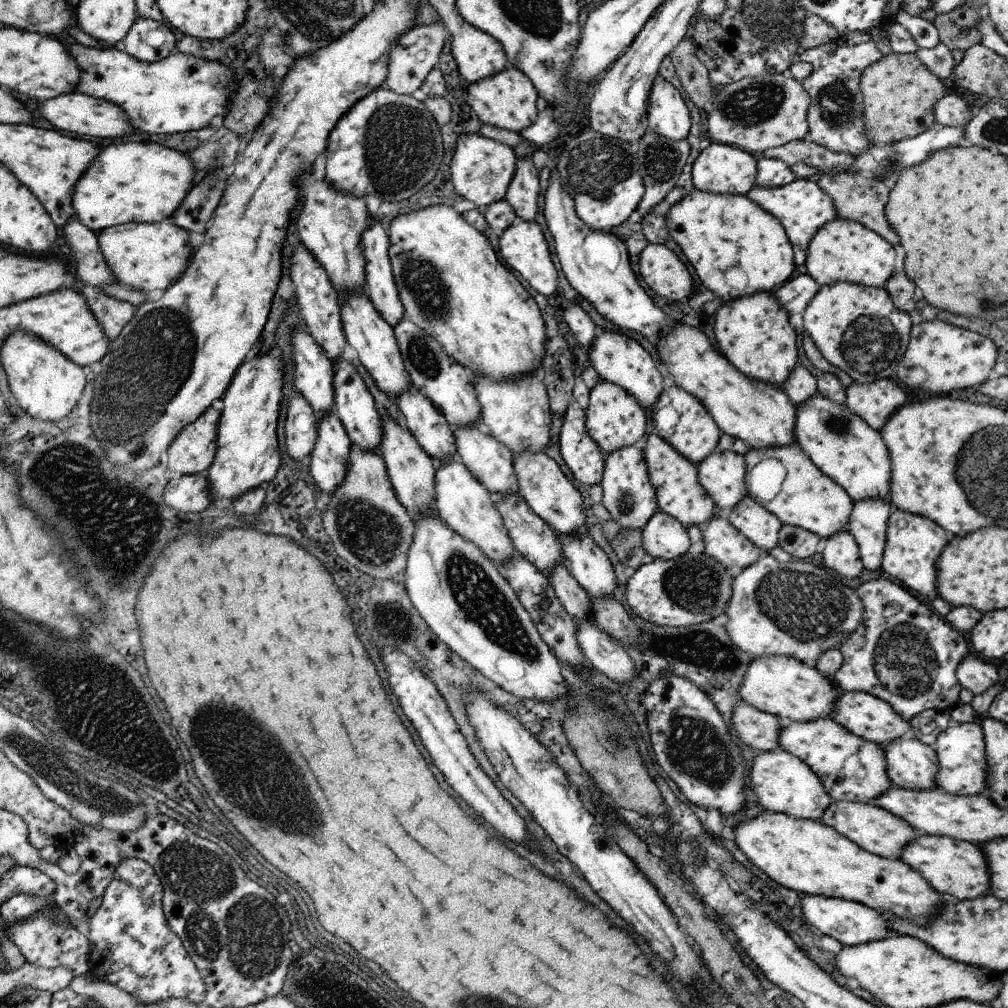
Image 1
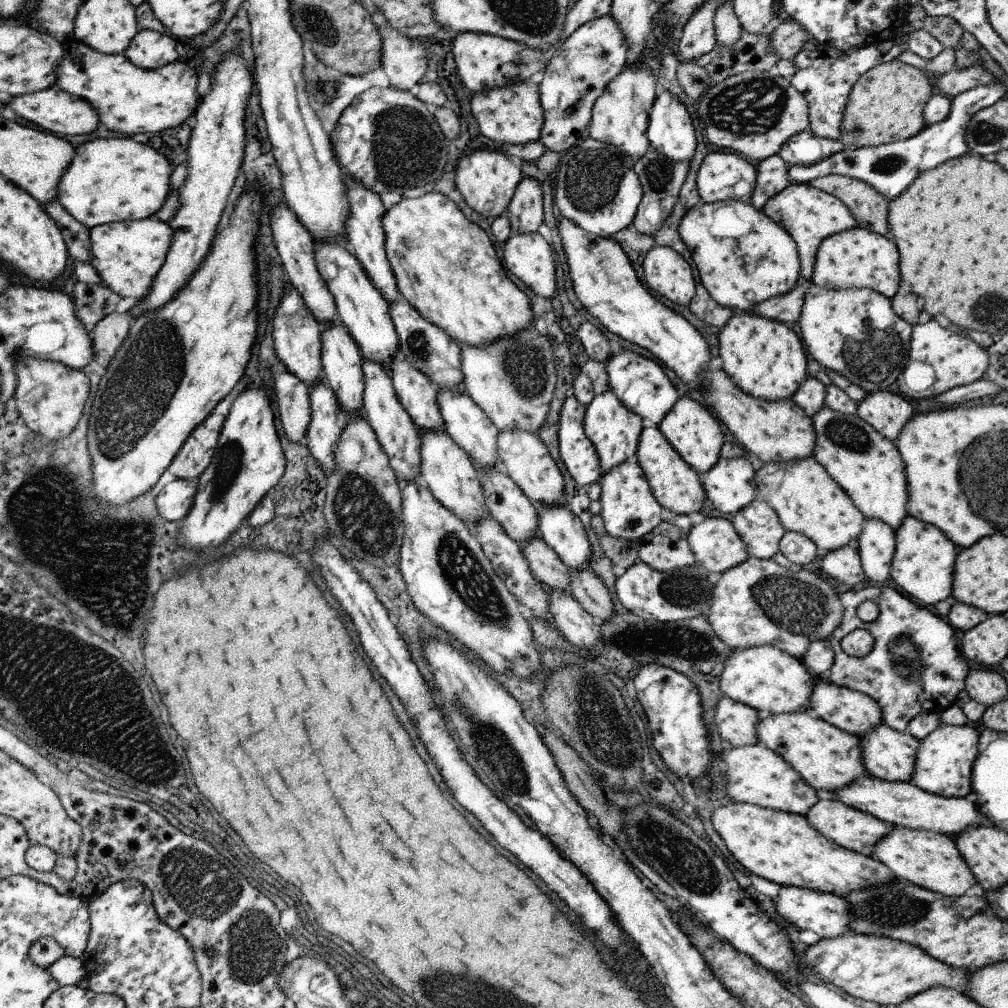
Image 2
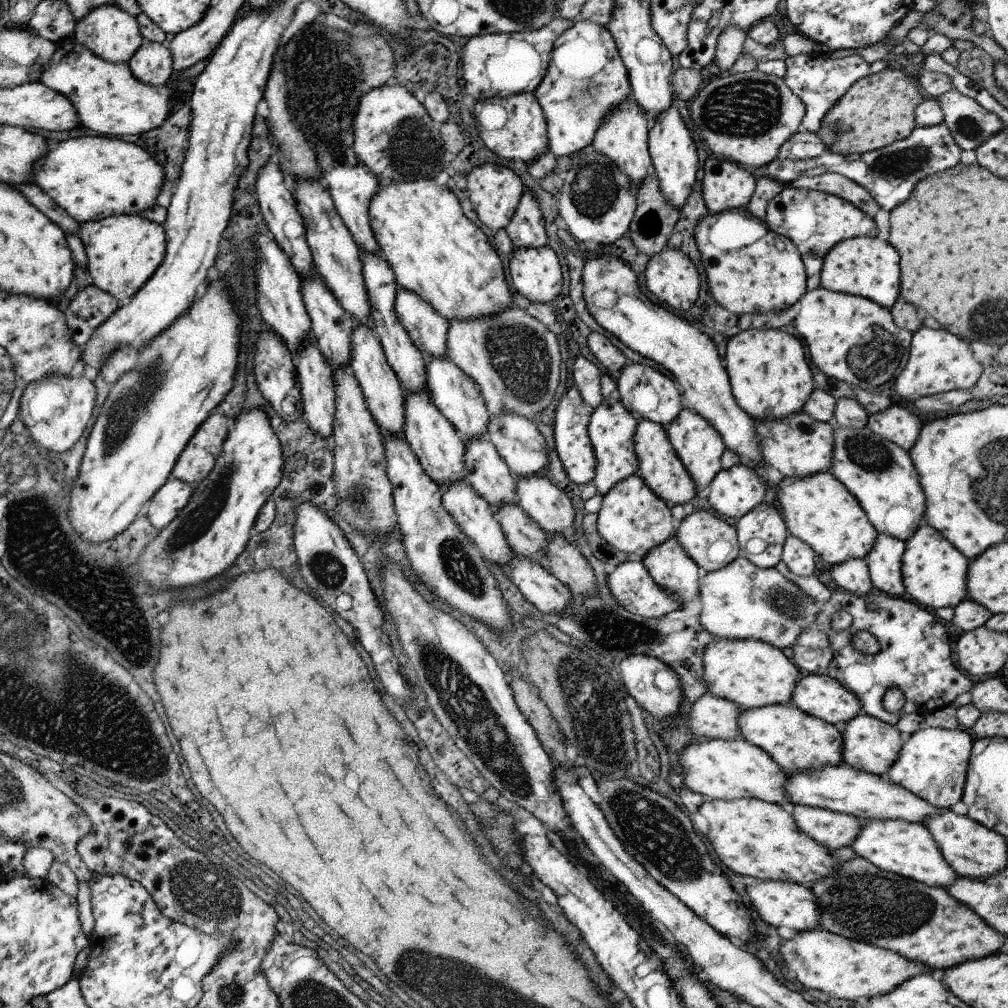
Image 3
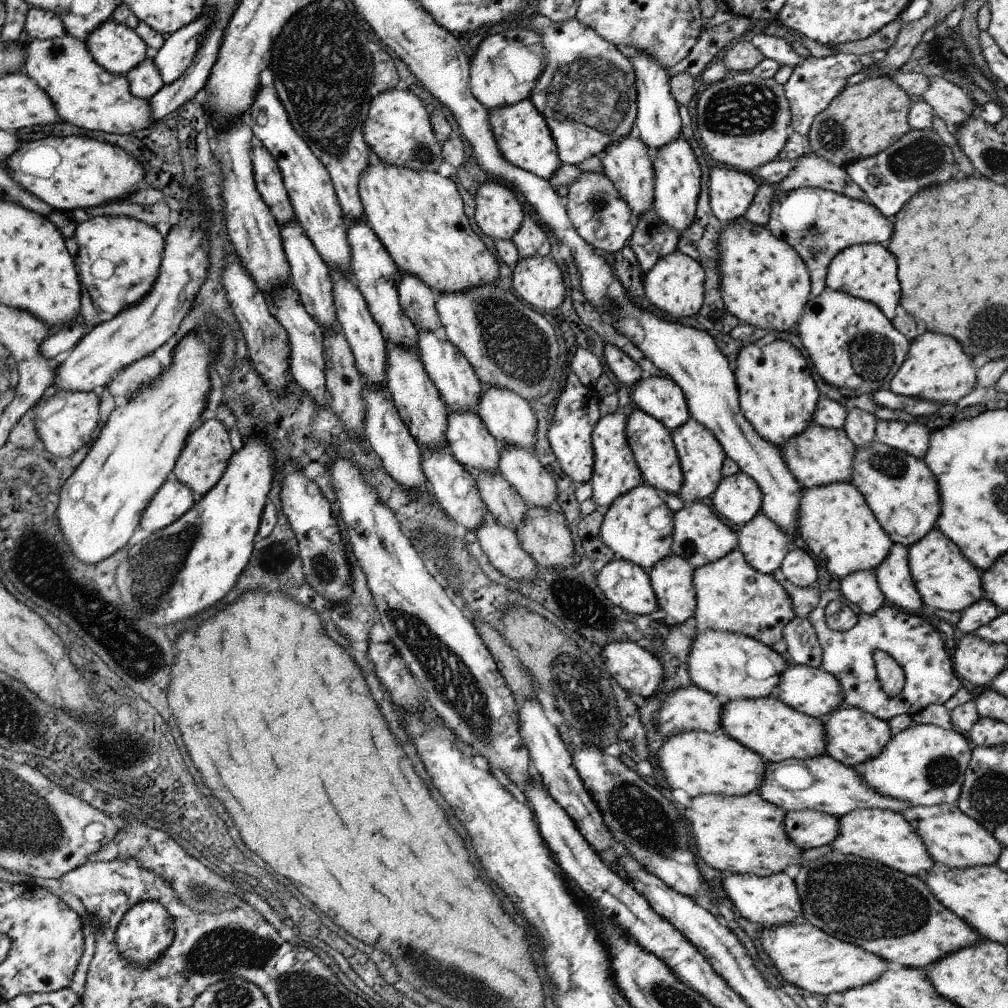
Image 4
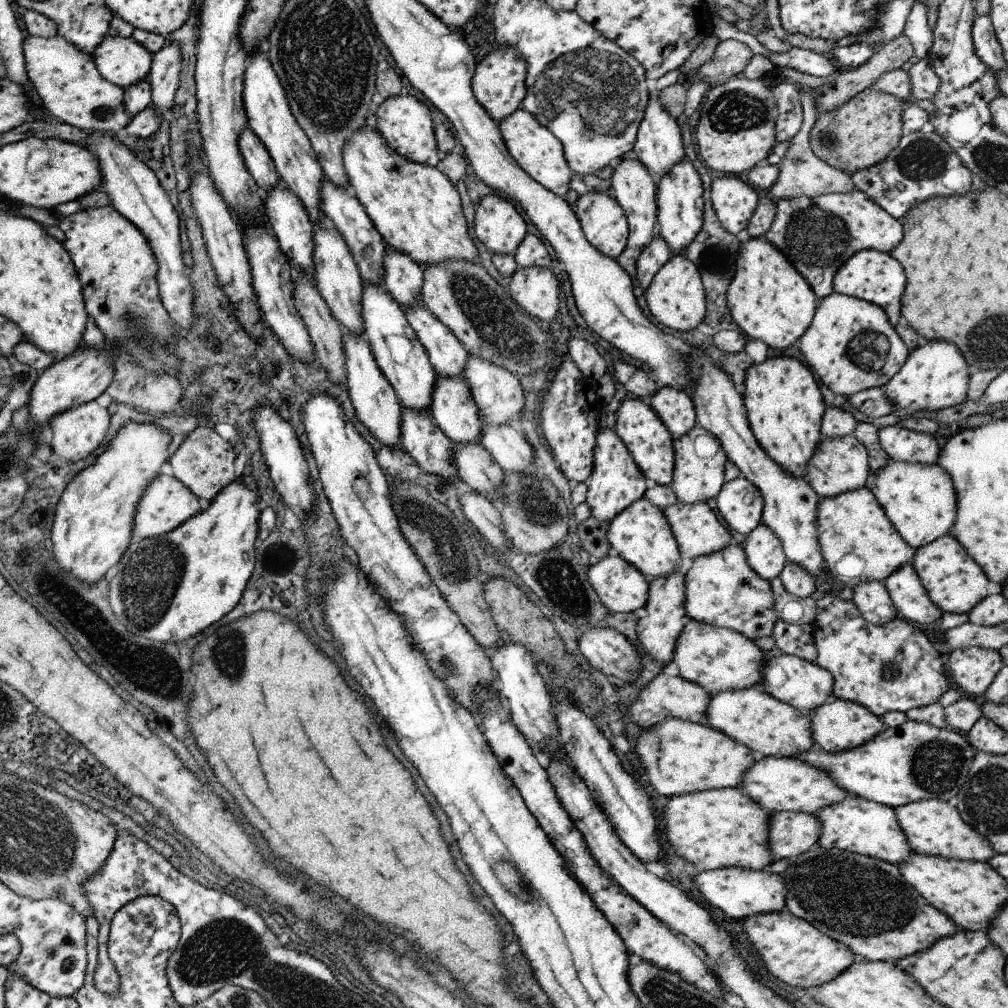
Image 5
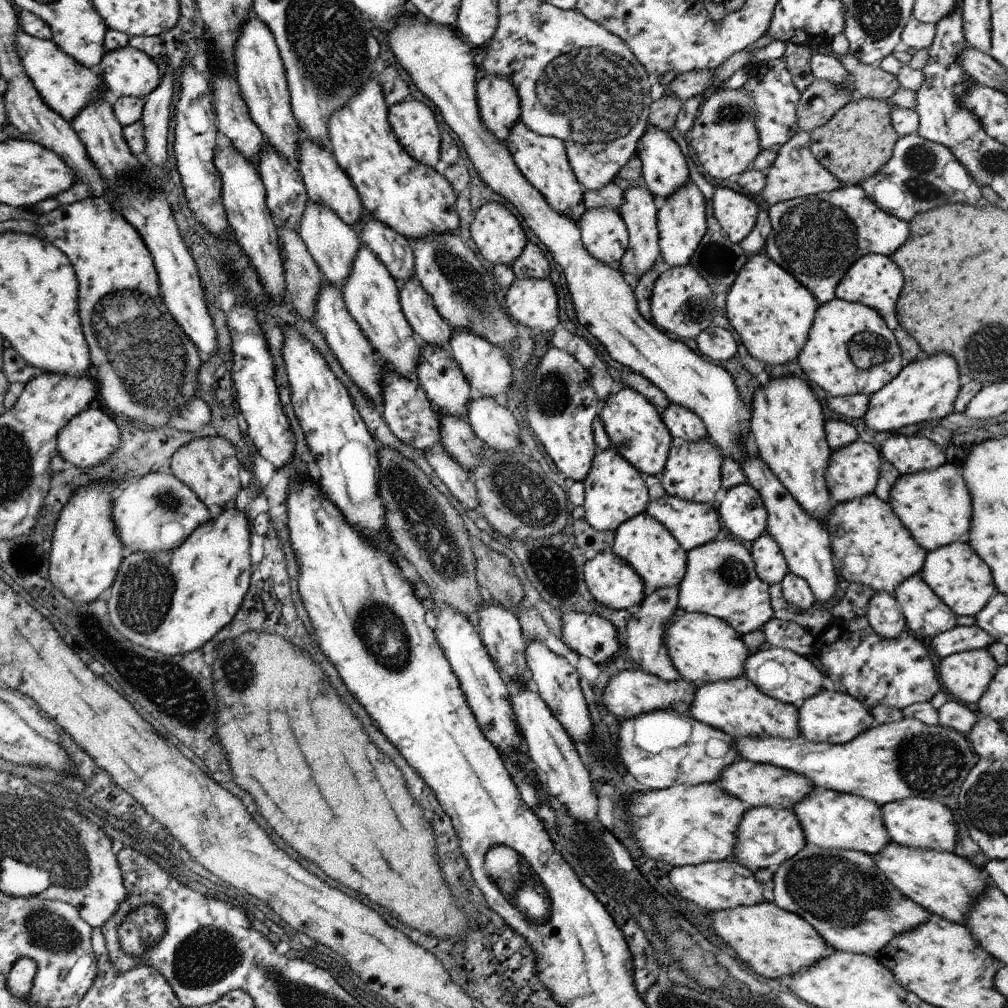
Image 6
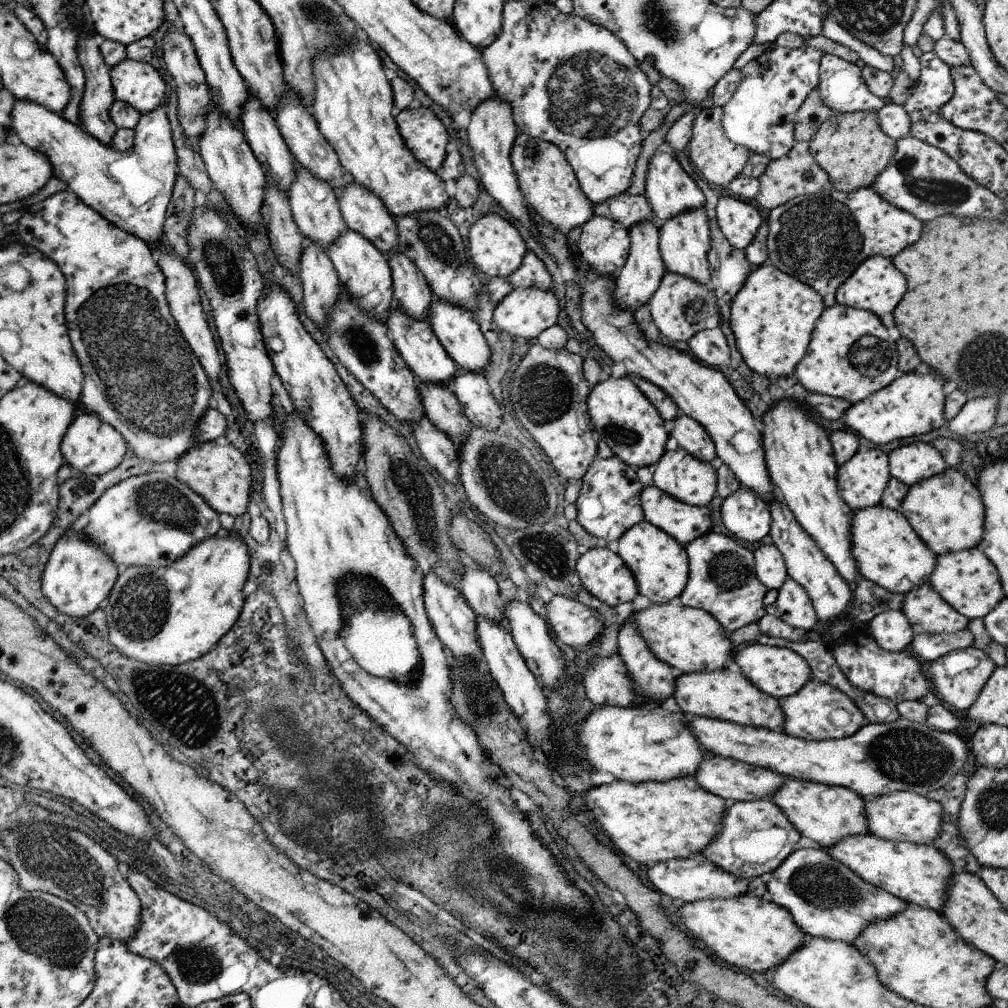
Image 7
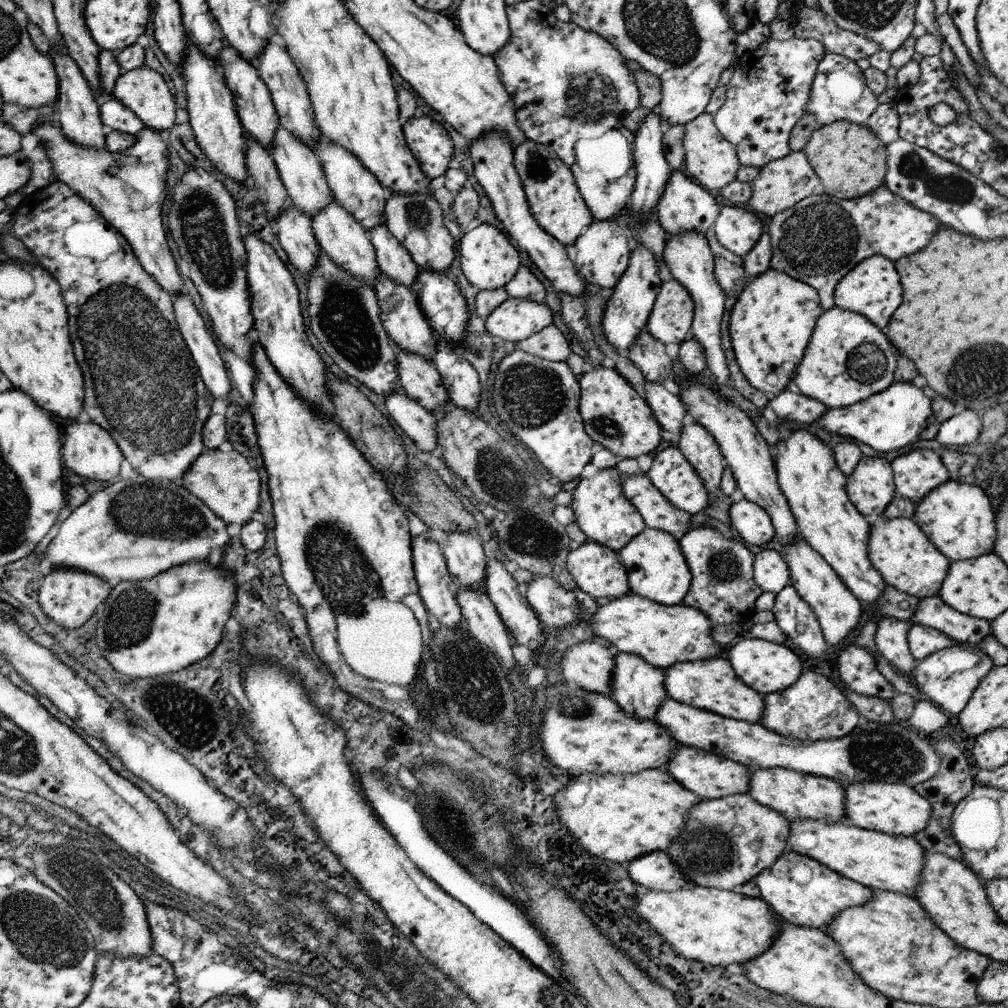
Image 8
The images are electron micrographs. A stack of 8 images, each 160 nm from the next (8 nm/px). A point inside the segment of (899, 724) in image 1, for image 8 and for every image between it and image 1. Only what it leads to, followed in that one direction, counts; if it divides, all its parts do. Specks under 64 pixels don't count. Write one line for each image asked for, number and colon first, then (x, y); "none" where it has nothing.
2: (852, 711)
3: (821, 696)
4: (813, 691)
5: (804, 685)
6: (780, 673)
7: (780, 672)
8: (767, 667)

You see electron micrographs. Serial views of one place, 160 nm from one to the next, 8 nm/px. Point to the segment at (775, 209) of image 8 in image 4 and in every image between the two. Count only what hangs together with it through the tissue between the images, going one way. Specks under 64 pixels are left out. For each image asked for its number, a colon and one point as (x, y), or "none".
4: (813, 171)
5: (801, 172)
6: (795, 172)
7: (796, 174)

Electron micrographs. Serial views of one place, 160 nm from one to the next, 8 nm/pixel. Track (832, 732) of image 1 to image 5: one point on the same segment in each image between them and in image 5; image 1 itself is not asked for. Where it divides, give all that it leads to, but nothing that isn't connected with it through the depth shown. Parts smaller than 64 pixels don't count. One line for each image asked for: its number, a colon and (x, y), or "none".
2: (828, 759)
3: (797, 741)
4: (772, 729)
5: (769, 727)

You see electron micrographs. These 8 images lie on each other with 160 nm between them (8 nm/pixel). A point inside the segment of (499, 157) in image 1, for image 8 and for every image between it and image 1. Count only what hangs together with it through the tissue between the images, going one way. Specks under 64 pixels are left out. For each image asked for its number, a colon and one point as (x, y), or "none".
2: (487, 179)
3: (494, 191)
4: (499, 214)
5: (498, 225)
6: (498, 234)
7: (495, 247)
8: (489, 260)

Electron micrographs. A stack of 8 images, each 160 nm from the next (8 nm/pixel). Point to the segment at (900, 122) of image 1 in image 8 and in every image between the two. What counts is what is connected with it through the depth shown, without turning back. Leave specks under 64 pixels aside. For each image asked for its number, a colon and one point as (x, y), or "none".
2: (886, 104)
3: (879, 109)
4: (864, 119)
5: (863, 131)
6: (854, 144)
7: (852, 149)
8: (850, 160)

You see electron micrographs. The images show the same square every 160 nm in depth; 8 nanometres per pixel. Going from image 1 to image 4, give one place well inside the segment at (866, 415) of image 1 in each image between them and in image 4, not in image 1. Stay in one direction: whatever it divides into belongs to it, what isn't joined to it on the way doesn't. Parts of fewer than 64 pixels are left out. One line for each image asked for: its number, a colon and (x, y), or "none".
2: (887, 412)
3: (896, 423)
4: (906, 434)

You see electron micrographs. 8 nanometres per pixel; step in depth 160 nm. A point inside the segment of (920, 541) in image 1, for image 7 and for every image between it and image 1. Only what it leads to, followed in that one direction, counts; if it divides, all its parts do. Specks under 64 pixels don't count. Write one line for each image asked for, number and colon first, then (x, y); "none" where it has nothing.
2: (922, 566)
3: (934, 573)
4: (945, 579)
5: (954, 582)
6: (963, 581)
7: (967, 580)

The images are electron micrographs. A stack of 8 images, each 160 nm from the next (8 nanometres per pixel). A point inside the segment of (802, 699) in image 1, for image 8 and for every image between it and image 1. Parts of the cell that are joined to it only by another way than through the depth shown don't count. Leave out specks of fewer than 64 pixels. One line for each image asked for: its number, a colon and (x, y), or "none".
2: (766, 678)
3: (751, 673)
4: (732, 666)
5: (718, 659)
6: (704, 649)
7: (692, 641)
8: (662, 635)

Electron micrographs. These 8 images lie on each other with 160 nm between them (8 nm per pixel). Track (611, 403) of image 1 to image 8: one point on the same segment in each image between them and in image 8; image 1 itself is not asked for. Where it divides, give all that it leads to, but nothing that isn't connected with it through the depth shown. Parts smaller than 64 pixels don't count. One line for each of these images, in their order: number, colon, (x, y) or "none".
2: (615, 431)
3: (611, 428)
4: (616, 472)
5: (616, 482)
6: (615, 491)
7: (609, 503)
8: (603, 512)

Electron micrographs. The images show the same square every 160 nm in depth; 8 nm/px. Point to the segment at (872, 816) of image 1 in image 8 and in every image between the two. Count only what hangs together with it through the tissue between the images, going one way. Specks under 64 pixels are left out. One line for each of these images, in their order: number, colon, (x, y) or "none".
2: (856, 830)
3: (833, 830)
4: (807, 828)
5: (791, 833)
6: (766, 836)
7: (757, 836)
8: (725, 842)

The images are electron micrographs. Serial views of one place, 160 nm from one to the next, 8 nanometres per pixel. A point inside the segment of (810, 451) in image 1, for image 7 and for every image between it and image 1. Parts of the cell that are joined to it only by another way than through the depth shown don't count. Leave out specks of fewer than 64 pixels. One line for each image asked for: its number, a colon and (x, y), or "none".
2: (869, 468)
3: (881, 475)
4: (901, 491)
5: (919, 499)
6: (934, 505)
7: (946, 511)

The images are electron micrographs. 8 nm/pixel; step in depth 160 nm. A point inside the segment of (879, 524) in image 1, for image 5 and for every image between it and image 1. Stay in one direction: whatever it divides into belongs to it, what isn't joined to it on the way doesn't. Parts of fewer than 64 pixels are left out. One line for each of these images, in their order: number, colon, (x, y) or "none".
2: (876, 545)
3: (884, 563)
4: (895, 580)
5: (910, 598)

